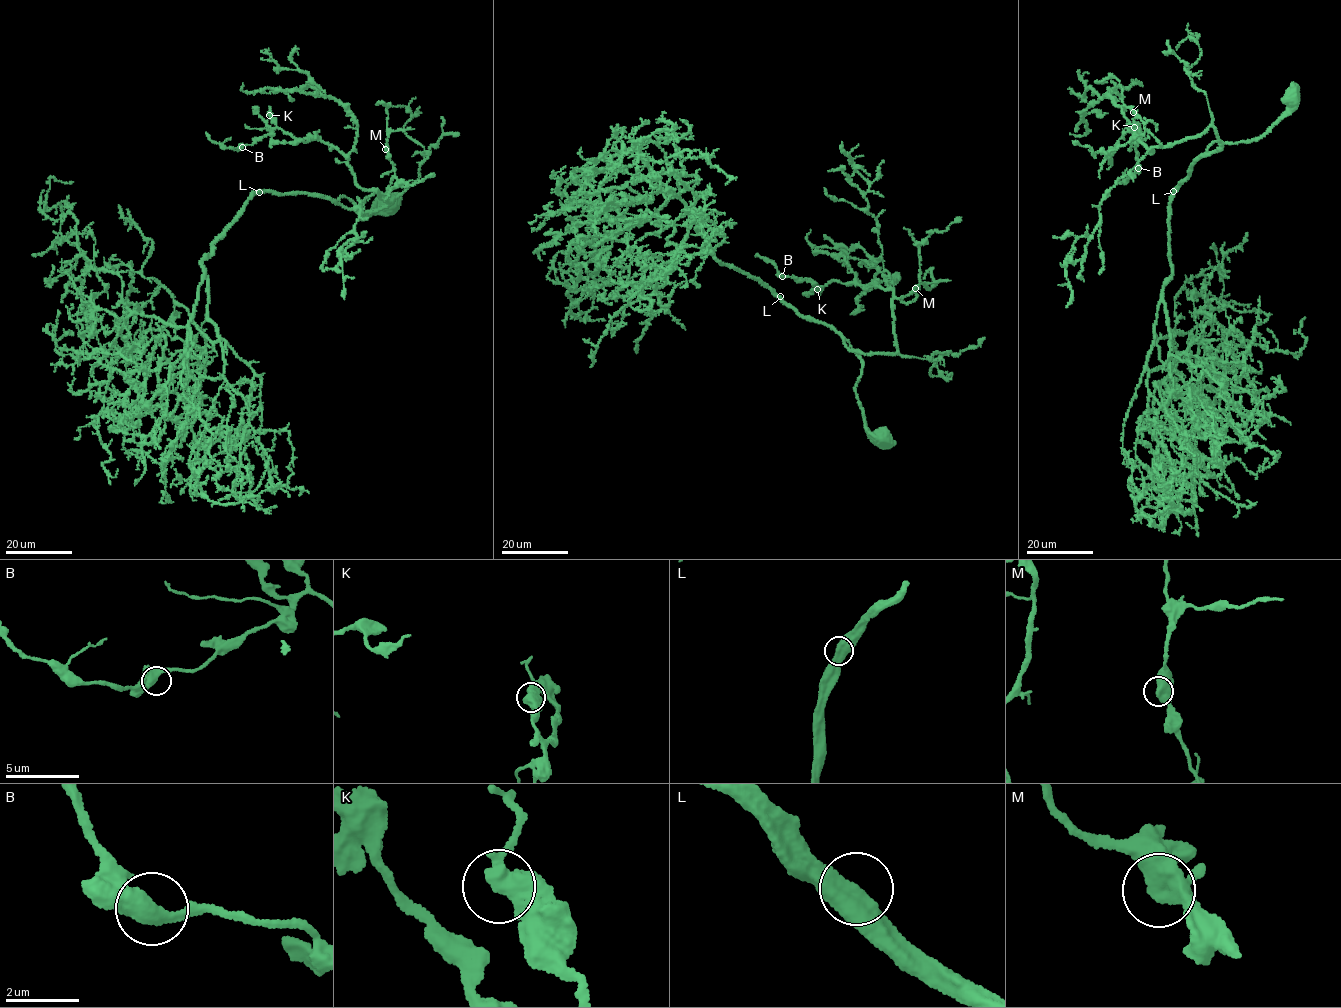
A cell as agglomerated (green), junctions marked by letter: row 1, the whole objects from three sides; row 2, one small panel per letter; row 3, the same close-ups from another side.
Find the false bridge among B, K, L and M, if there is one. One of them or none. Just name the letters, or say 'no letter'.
no letter

